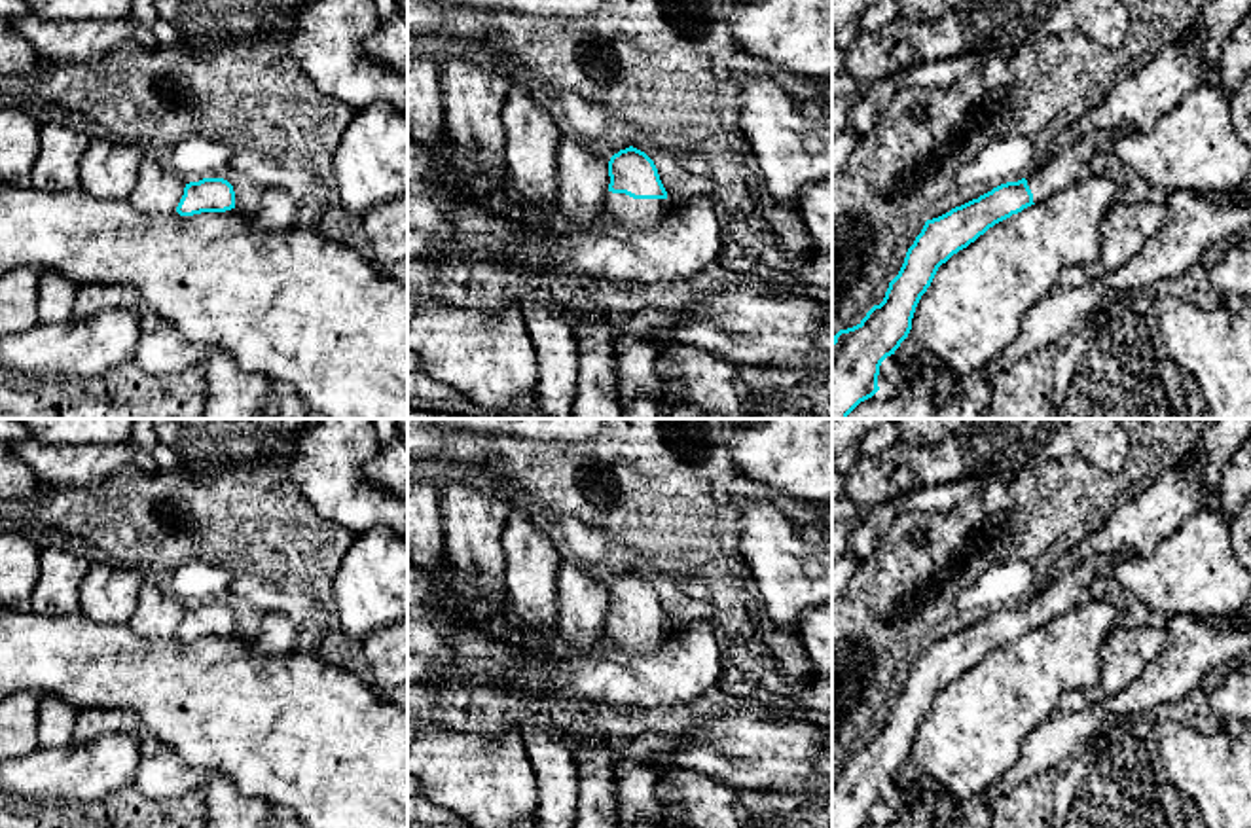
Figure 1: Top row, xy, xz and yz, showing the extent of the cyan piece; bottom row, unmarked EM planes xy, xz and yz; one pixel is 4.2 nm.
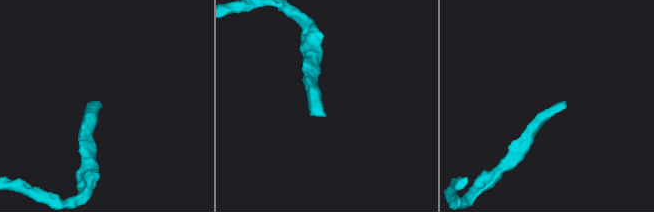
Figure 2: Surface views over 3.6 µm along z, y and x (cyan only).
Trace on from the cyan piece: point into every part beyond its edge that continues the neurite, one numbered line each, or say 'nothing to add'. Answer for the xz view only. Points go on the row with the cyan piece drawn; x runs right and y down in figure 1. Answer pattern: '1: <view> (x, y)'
1: xz (626, 211)

